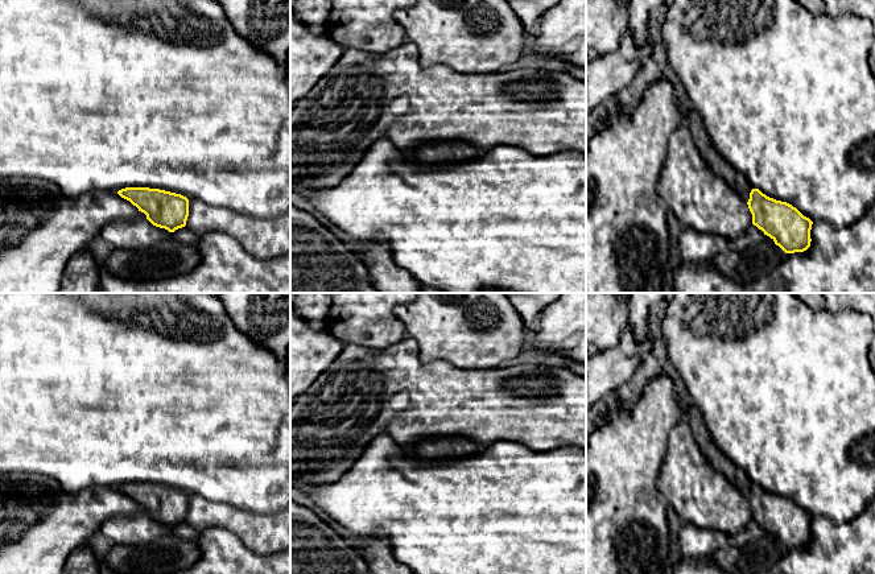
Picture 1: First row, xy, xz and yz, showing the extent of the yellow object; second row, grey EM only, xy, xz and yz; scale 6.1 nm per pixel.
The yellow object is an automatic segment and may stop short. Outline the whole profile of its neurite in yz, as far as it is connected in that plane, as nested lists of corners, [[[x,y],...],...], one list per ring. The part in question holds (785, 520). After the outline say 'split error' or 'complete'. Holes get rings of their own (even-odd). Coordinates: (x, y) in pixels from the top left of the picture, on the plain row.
[[[682,404],[682,420],[690,426],[690,430],[698,443],[702,454],[710,461],[713,467],[721,472],[731,484],[734,484],[748,500],[752,509],[752,520],[769,532],[776,541],[779,541],[785,549],[804,548],[810,542],[810,525],[813,517],[804,512],[796,503],[787,497],[776,496],[767,492],[759,484],[752,484],[743,470],[735,466],[715,445],[713,441],[702,414],[697,406],[689,406]]] | split error

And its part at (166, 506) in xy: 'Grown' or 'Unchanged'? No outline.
Unchanged

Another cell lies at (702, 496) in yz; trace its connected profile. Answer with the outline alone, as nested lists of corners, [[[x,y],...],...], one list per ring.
[[[684,420],[669,431],[657,487],[681,521],[697,528],[735,536],[752,521],[747,497],[713,467]]]

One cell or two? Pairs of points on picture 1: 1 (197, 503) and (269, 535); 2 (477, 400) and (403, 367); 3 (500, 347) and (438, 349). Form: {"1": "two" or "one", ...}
{"1": "one", "2": "one", "3": "one"}

